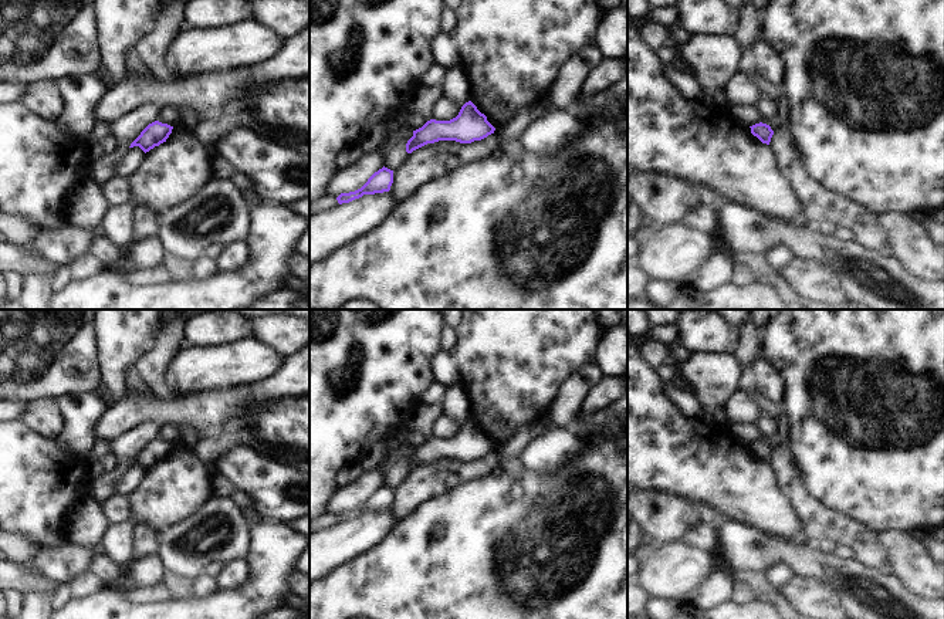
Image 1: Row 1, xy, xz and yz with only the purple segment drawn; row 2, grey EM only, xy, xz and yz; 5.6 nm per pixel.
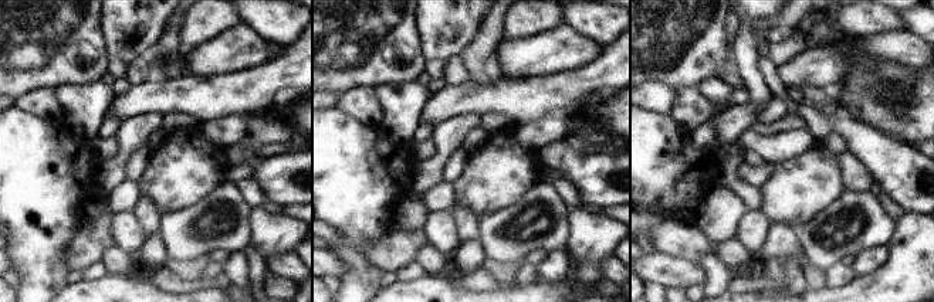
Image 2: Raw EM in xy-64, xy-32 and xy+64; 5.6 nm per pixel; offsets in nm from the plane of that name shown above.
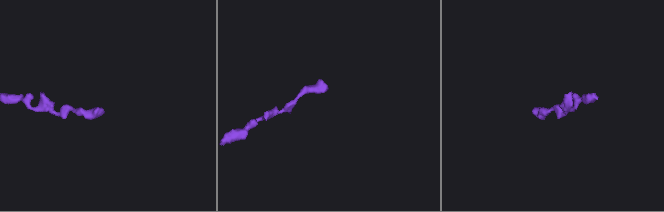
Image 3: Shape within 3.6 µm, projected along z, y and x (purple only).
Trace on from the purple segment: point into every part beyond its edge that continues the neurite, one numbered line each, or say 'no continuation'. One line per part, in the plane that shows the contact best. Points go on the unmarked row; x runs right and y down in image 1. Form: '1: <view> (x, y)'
no continuation

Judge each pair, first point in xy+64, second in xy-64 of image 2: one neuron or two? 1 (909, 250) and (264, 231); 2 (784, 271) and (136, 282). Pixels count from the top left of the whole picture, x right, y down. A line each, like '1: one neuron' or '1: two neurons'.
1: one neuron
2: two neurons

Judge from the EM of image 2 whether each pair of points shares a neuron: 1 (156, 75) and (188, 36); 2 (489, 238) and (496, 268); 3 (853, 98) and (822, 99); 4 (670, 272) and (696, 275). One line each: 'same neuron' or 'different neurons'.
1: different neurons
2: different neurons
3: different neurons
4: same neuron

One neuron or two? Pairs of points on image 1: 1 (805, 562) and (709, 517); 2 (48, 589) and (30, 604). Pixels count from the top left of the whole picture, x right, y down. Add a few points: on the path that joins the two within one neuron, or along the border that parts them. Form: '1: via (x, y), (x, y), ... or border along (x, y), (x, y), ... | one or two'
1: via (781, 550), (745, 548), (733, 535) | one
2: via (44, 594), (34, 604) | one

